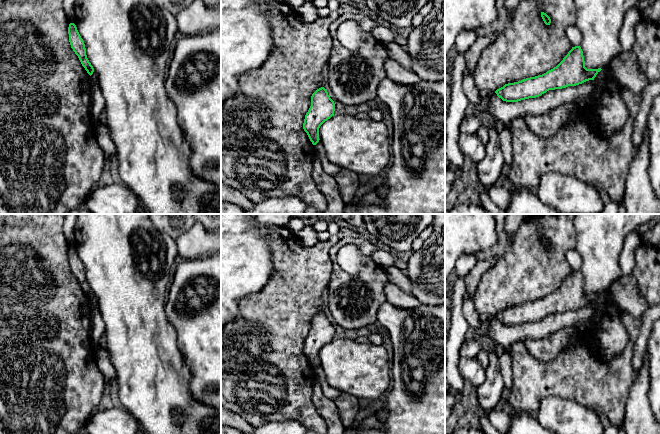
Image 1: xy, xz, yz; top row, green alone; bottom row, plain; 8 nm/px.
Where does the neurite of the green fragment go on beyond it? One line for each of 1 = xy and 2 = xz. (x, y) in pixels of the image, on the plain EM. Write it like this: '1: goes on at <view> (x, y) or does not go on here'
1: does not go on here
2: does not go on here

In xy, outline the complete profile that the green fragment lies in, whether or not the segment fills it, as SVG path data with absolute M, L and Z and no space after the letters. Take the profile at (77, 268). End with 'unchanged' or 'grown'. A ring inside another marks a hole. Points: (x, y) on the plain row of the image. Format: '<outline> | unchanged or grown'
M70 247L68 251L68 258L69 258L69 266L71 272L78 280L82 290L85 292L87 297L91 300L94 296L94 292L89 286L87 279L86 279L86 272L83 263L81 262L77 251L74 247Z | unchanged

